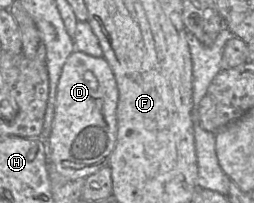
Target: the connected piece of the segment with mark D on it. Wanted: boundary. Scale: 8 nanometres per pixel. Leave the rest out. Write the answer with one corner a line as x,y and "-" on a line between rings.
74,50
58,80
54,119
47,143
48,161
69,180
86,179
108,166
117,138
118,87
114,73
104,57

